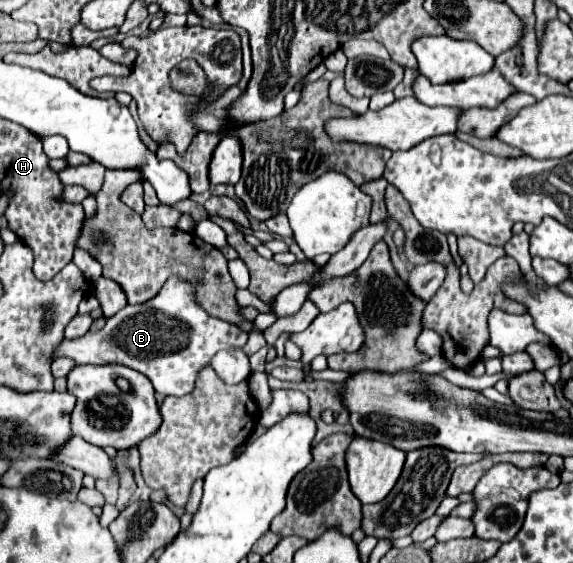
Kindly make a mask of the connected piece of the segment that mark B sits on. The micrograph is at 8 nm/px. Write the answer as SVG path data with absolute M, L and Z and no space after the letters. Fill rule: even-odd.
M172 275L162 291L146 303L126 305L116 315L108 317L106 325L98 331L88 331L76 339L62 339L52 359L68 357L74 363L120 363L150 379L156 393L184 397L194 389L196 373L210 363L222 349L244 347L248 333L232 323L208 315L196 301L194 283L180 275Z

